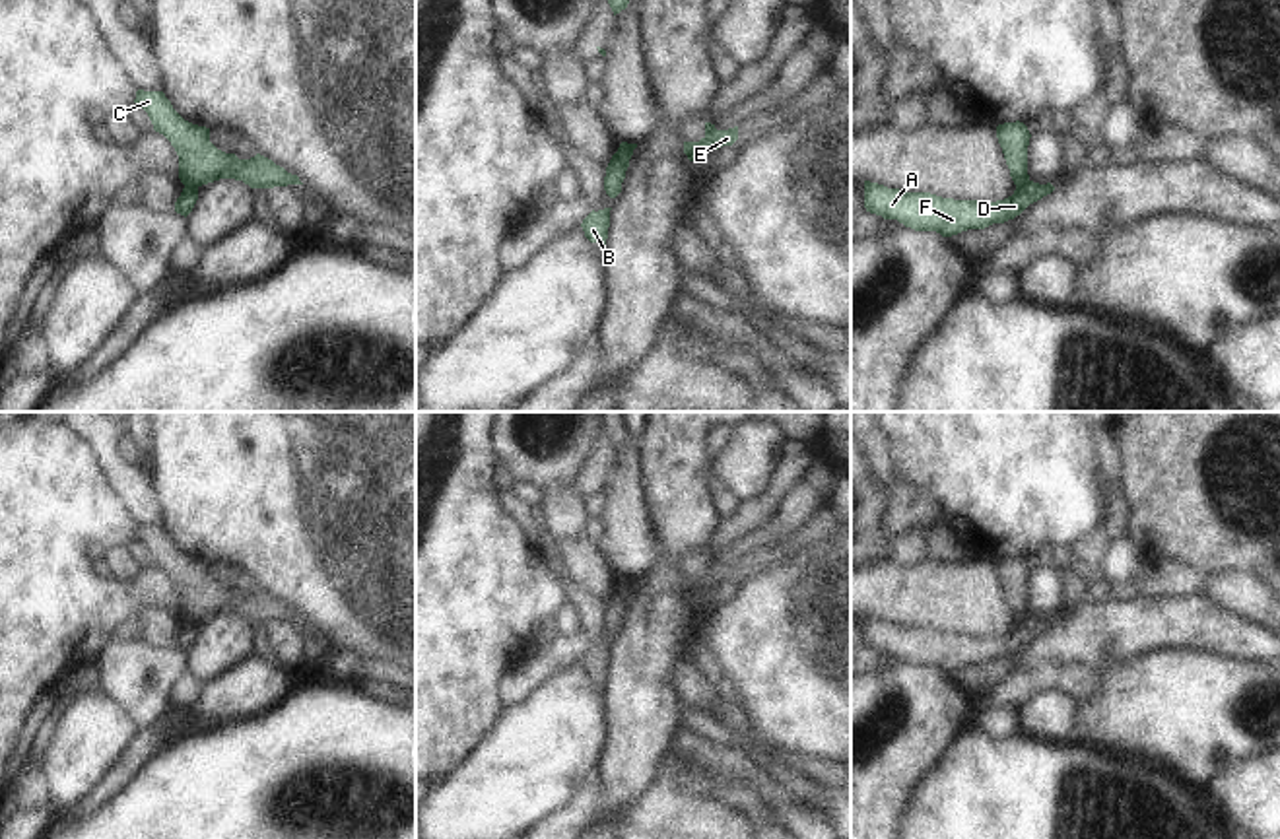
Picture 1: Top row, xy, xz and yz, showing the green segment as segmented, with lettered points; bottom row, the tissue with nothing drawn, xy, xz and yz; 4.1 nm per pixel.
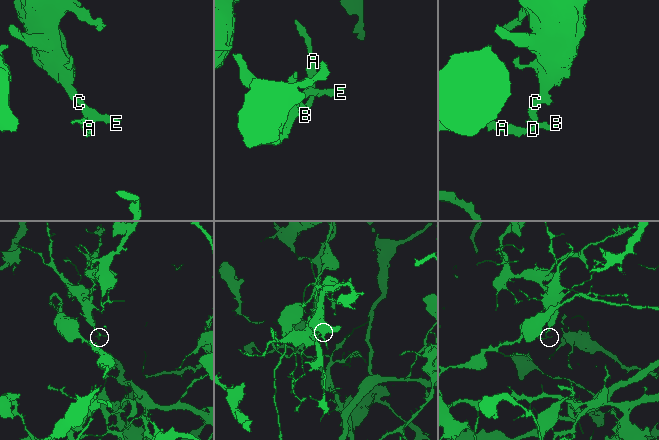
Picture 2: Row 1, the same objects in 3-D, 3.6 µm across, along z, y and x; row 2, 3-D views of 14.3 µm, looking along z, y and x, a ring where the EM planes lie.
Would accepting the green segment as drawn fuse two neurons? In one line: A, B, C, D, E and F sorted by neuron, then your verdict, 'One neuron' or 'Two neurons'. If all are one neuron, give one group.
Groups: A B D F / C E. Two neurons.

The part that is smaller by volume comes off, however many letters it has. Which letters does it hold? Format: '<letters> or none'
A, B, D, F

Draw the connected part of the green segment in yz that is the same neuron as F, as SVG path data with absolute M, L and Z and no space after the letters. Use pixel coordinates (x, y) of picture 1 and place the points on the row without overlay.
M864 616L864 643L884 654L897 654L915 666L936 666L942 672L952 672L967 664L985 664L993 658L1014 654L1029 639L1053 625L1051 618L1027 616L1004 635L981 637L942 633L930 627L907 627Z

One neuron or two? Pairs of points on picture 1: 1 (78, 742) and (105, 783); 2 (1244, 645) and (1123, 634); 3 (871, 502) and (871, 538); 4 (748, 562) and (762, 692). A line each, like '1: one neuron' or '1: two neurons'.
1: two neurons
2: one neuron
3: one neuron
4: one neuron

